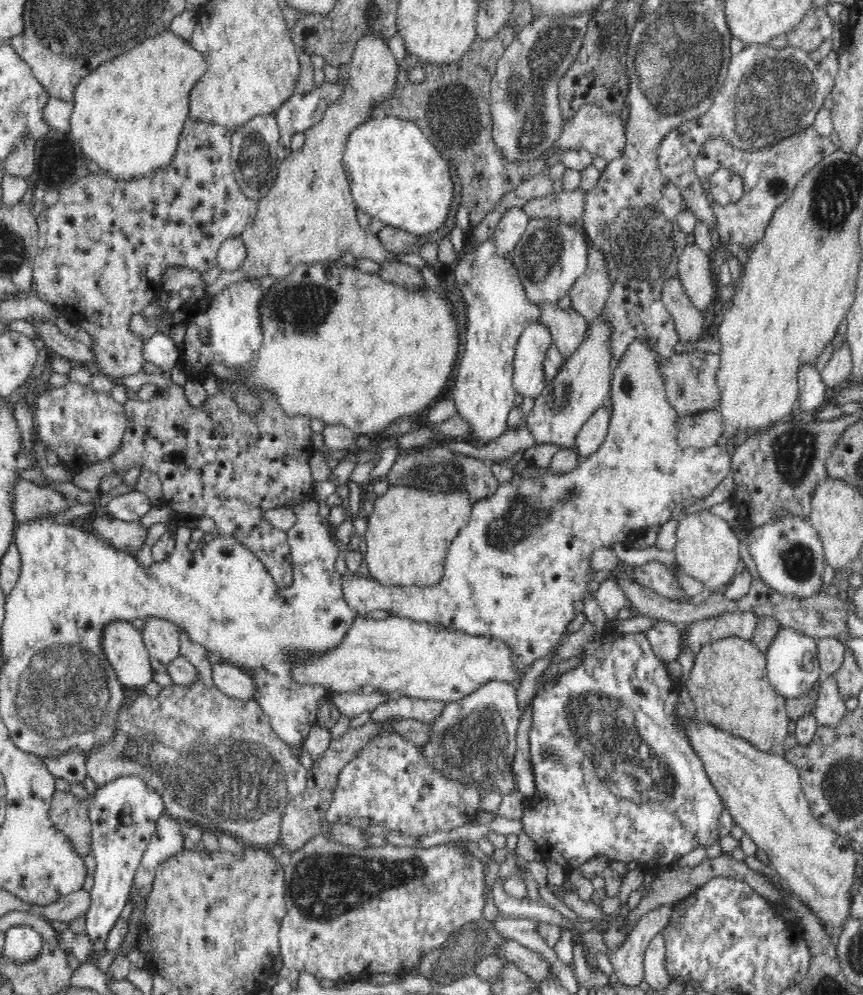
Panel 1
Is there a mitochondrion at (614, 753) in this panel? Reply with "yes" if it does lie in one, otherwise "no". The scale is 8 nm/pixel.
yes

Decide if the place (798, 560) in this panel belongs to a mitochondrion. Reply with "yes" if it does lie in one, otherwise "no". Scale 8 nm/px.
yes

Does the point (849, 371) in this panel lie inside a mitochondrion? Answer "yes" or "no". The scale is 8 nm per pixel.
no

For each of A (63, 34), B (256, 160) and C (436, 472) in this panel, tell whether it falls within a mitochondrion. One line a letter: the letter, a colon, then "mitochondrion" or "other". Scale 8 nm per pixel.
A: mitochondrion
B: mitochondrion
C: mitochondrion

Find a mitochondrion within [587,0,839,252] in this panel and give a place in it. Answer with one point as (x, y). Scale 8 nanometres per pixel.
(683, 49)

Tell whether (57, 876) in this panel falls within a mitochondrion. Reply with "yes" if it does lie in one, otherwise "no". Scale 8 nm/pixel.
no

